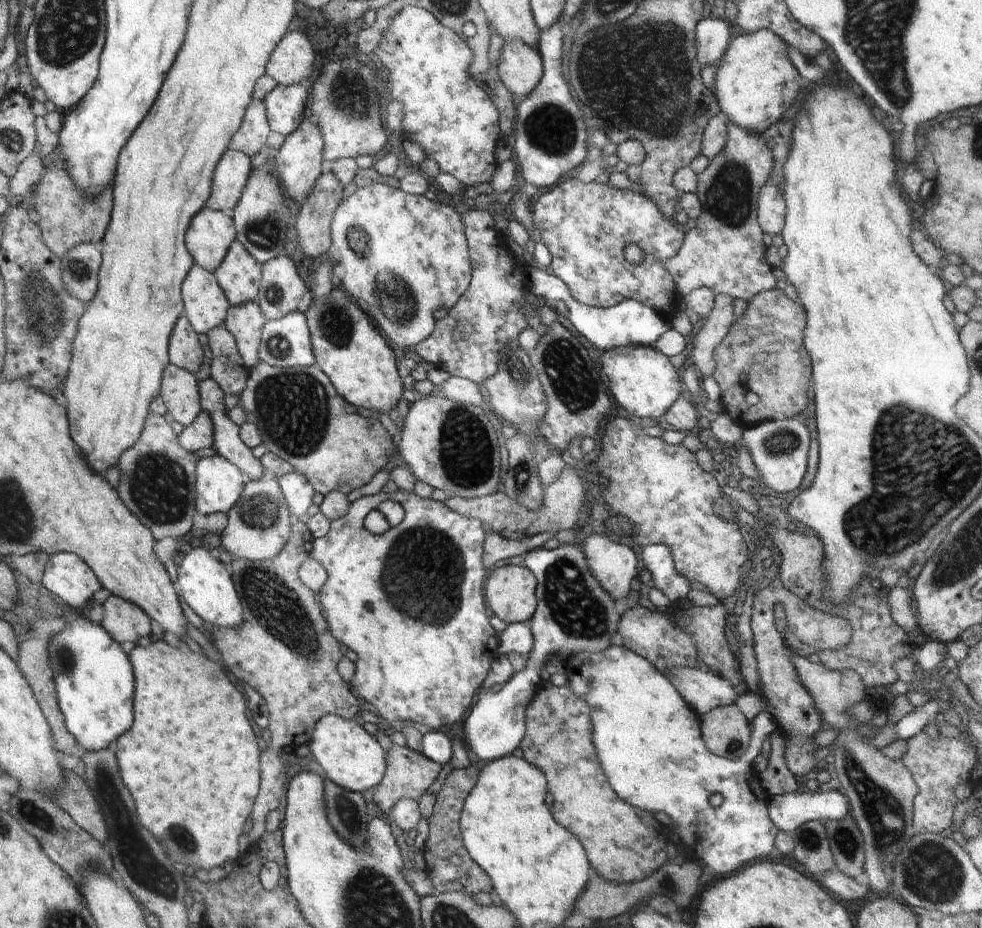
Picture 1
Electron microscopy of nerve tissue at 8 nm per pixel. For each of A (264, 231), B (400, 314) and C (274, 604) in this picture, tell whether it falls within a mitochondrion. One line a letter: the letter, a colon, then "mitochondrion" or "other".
A: mitochondrion
B: mitochondrion
C: mitochondrion

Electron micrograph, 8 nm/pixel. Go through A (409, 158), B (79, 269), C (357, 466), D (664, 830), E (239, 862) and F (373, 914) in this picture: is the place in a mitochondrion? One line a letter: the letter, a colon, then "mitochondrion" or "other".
A: other
B: mitochondrion
C: other
D: other
E: other
F: mitochondrion

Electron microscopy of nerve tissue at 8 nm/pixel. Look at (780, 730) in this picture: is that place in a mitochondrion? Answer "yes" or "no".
no

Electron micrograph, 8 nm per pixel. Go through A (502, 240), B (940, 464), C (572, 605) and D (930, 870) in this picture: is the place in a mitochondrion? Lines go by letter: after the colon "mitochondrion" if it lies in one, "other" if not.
A: other
B: mitochondrion
C: mitochondrion
D: mitochondrion

